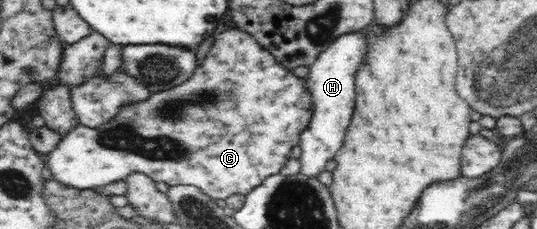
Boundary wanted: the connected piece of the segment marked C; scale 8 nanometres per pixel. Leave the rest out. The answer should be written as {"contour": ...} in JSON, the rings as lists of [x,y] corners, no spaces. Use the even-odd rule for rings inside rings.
{"contour":[[[235,27],[235,28],[230,28],[230,29],[227,29],[227,30],[225,30],[225,31],[222,31],[222,32],[220,32],[220,33],[218,33],[218,34],[216,34],[216,35],[215,35],[215,36],[214,36],[214,39],[213,39],[213,42],[212,42],[212,44],[211,44],[211,47],[210,47],[210,49],[209,49],[209,51],[208,51],[208,53],[207,53],[207,54],[206,54],[206,57],[205,57],[205,59],[204,59],[204,61],[203,61],[203,63],[202,63],[202,64],[200,64],[200,65],[199,65],[199,66],[198,66],[198,69],[195,69],[195,70],[194,70],[194,71],[193,71],[193,74],[192,74],[192,75],[191,75],[191,77],[190,77],[190,78],[188,78],[188,79],[187,79],[187,80],[186,80],[186,81],[183,81],[183,82],[182,82],[182,83],[179,83],[179,85],[178,85],[178,86],[177,86],[177,85],[173,85],[173,86],[170,86],[170,87],[169,87],[169,88],[166,88],[166,89],[165,89],[165,90],[160,90],[160,91],[155,91],[155,92],[151,92],[151,93],[150,93],[150,95],[149,95],[149,96],[148,96],[148,97],[147,97],[147,98],[144,98],[144,99],[143,99],[143,101],[136,101],[136,102],[124,102],[124,103],[123,103],[123,105],[122,105],[122,106],[120,106],[120,107],[119,107],[119,109],[118,109],[118,113],[116,113],[116,114],[114,114],[114,115],[113,115],[113,116],[112,116],[112,119],[110,119],[110,121],[108,121],[108,123],[104,123],[104,124],[102,124],[102,125],[99,125],[99,127],[98,127],[98,128],[92,128],[92,127],[85,127],[85,126],[84,126],[84,125],[80,125],[80,124],[78,124],[78,125],[77,125],[77,127],[76,127],[76,128],[74,128],[74,129],[73,129],[73,131],[70,131],[70,132],[69,132],[69,133],[68,133],[68,135],[66,135],[66,136],[64,136],[64,137],[63,137],[63,139],[62,139],[62,140],[61,140],[61,141],[60,141],[60,143],[58,143],[58,145],[57,145],[57,147],[56,147],[56,150],[55,150],[55,151],[52,151],[52,153],[50,153],[50,154],[49,154],[49,155],[48,155],[48,164],[47,164],[47,168],[48,168],[48,169],[50,169],[50,171],[51,171],[51,172],[52,172],[52,173],[54,173],[54,177],[56,177],[56,179],[58,179],[58,182],[59,182],[59,183],[62,183],[62,184],[64,184],[64,185],[65,185],[65,186],[68,186],[68,187],[74,187],[74,188],[75,188],[75,189],[77,189],[77,190],[94,190],[94,188],[96,188],[96,187],[98,187],[98,188],[102,188],[102,187],[104,187],[104,186],[108,186],[108,185],[109,185],[109,184],[110,184],[110,183],[117,183],[117,182],[120,182],[120,181],[123,181],[123,180],[124,180],[124,181],[125,181],[125,180],[126,180],[126,179],[127,179],[127,178],[126,178],[126,177],[128,177],[128,175],[130,175],[130,174],[132,174],[132,173],[143,173],[143,174],[144,174],[144,175],[147,175],[147,176],[148,176],[148,177],[149,177],[149,178],[150,178],[150,179],[152,179],[152,181],[154,181],[154,182],[155,182],[155,183],[156,183],[156,182],[161,182],[161,183],[164,183],[164,184],[167,184],[167,185],[168,185],[168,186],[169,186],[169,187],[170,187],[170,186],[176,186],[176,185],[180,185],[180,186],[182,186],[182,185],[184,185],[184,186],[186,186],[186,185],[188,185],[188,186],[193,186],[193,187],[196,187],[196,188],[197,188],[197,189],[200,189],[200,190],[201,190],[201,191],[202,191],[202,193],[204,193],[204,195],[206,195],[206,196],[208,196],[208,197],[210,197],[210,198],[212,198],[212,200],[214,200],[214,201],[217,201],[217,200],[226,200],[226,199],[227,199],[227,198],[228,198],[228,197],[231,197],[231,196],[232,196],[232,195],[237,195],[237,194],[239,194],[239,195],[242,195],[242,196],[244,196],[244,197],[245,197],[245,196],[246,196],[246,195],[247,195],[247,194],[248,194],[248,193],[250,193],[250,191],[253,191],[253,190],[254,190],[254,189],[255,189],[255,188],[256,188],[256,187],[259,187],[259,186],[260,186],[260,185],[262,185],[262,183],[263,183],[263,182],[264,182],[264,181],[265,181],[265,179],[266,179],[266,178],[268,178],[268,177],[269,177],[269,176],[271,176],[271,175],[274,175],[274,174],[278,174],[278,173],[280,173],[280,171],[281,171],[281,169],[282,169],[282,168],[283,168],[283,167],[284,167],[284,166],[285,166],[285,165],[286,165],[286,163],[287,163],[287,162],[288,162],[288,161],[289,161],[289,160],[290,160],[290,159],[291,159],[291,151],[292,151],[292,149],[294,149],[294,147],[296,147],[296,146],[297,146],[297,145],[300,145],[300,135],[301,135],[301,134],[302,134],[302,133],[303,133],[303,132],[304,132],[304,131],[305,131],[305,130],[306,130],[306,129],[307,129],[307,128],[308,128],[308,124],[310,124],[310,123],[311,123],[311,122],[312,122],[312,119],[313,119],[313,117],[312,117],[312,111],[313,111],[313,109],[312,109],[312,94],[310,94],[310,93],[308,93],[308,84],[306,84],[306,81],[305,81],[305,78],[304,78],[304,77],[299,77],[299,76],[298,76],[298,75],[296,75],[296,73],[295,73],[295,72],[294,72],[294,70],[293,70],[293,69],[289,69],[289,70],[288,70],[288,69],[286,69],[286,67],[284,67],[284,66],[282,66],[282,65],[280,65],[280,63],[278,63],[278,61],[276,61],[276,58],[275,58],[275,57],[274,57],[274,56],[273,56],[273,55],[272,55],[272,54],[271,54],[271,53],[270,53],[270,52],[269,52],[269,51],[268,51],[268,50],[267,50],[267,49],[264,49],[264,47],[261,47],[261,45],[260,45],[260,44],[258,44],[258,42],[257,42],[257,41],[256,41],[256,40],[255,40],[255,39],[254,39],[254,37],[253,37],[253,36],[252,36],[252,35],[250,35],[250,34],[249,34],[249,33],[248,33],[248,32],[244,32],[244,30],[241,30],[241,29],[240,29],[240,28],[238,28],[238,27]],[[276,93],[282,93],[282,97],[284,97],[284,101],[274,101],[274,99],[272,99],[272,97],[276,97]]]}

